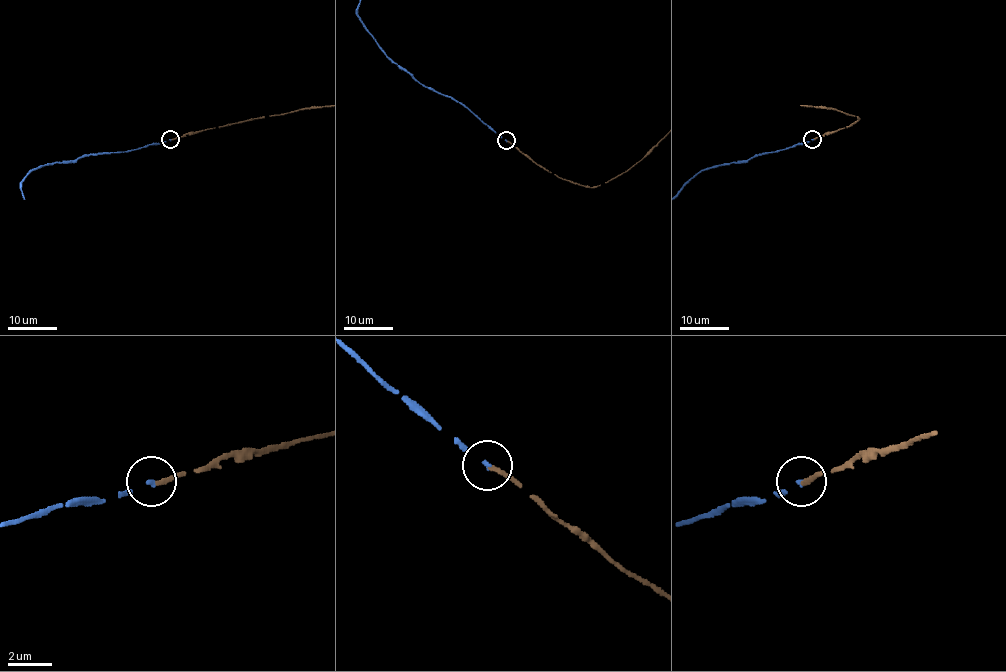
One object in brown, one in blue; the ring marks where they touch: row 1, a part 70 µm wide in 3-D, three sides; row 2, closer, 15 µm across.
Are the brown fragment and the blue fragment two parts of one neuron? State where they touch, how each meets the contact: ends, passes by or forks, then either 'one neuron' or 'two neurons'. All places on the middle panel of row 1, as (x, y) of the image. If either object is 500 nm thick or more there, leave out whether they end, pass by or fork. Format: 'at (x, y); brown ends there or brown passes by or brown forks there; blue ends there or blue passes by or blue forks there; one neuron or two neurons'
at (506, 140); brown ends there; blue ends there; one neuron

